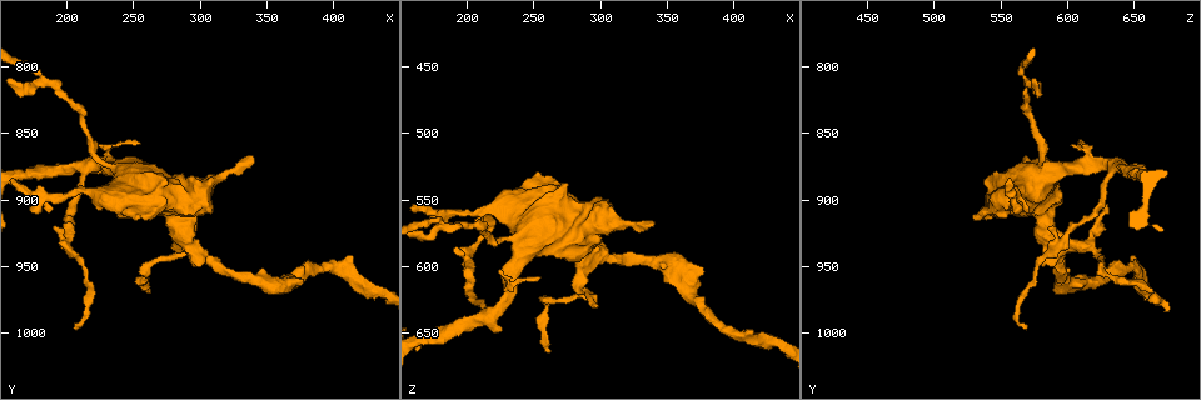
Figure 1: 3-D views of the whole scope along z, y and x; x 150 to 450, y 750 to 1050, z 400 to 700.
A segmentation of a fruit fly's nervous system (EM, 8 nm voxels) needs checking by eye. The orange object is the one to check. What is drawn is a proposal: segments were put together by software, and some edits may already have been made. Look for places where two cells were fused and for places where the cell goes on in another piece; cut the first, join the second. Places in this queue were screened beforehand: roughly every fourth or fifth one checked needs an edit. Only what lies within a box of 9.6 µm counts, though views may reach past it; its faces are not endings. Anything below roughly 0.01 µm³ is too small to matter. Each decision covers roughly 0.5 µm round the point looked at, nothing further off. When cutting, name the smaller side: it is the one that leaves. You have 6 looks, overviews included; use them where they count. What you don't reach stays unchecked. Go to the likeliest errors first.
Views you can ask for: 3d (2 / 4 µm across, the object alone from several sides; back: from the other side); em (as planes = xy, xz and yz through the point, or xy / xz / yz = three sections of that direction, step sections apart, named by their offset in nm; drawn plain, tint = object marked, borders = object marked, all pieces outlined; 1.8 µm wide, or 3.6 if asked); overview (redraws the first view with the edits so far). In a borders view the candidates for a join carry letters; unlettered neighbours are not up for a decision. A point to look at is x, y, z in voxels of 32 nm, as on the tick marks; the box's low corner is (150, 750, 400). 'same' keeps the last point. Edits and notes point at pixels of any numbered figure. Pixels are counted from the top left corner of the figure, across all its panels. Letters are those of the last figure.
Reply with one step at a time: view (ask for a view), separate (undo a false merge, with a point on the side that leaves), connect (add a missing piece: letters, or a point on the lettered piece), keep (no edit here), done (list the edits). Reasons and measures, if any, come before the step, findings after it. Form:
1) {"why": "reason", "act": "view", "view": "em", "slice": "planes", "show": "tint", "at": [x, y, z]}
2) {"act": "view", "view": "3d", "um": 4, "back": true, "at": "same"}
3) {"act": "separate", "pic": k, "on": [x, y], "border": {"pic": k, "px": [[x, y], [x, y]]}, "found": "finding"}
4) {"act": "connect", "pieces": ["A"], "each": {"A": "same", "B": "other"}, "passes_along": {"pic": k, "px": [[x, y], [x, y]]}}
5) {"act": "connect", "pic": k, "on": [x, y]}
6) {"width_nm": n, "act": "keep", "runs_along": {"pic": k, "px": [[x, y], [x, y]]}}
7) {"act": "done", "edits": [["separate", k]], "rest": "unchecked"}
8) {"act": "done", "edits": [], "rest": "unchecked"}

{"why": "an open end", "act": "view", "view": "em", "slice": "planes", "show": "borders", "at": [262, 968, 666]}

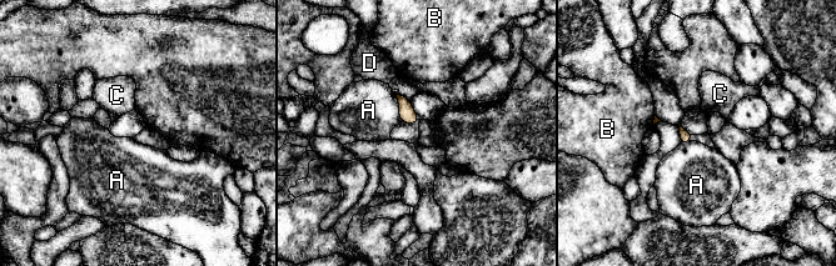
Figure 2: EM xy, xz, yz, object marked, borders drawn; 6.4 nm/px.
{"act": "keep", "each": {"A": "other", "B": "other", "C": "other", "D": "other"}, "found": "none of them fits"}

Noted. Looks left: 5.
{"act": "view", "view": "3d", "um": 4, "back": true, "at": [340, 872, 564]}

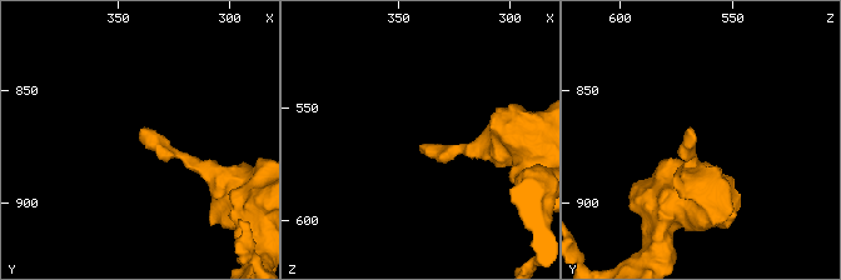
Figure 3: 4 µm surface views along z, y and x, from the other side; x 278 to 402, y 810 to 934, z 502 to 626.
{"act": "view", "view": "em", "slice": "planes", "show": "borders", "at": [340, 870, 566]}

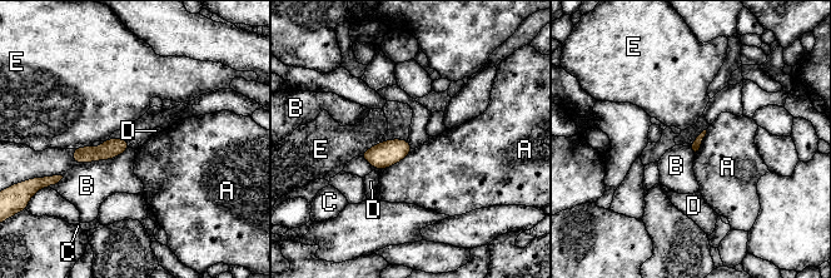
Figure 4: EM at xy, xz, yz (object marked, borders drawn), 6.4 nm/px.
{"act": "keep", "each": {"A": "other", "B": "other", "C": "other", "D": "other", "E": "other"}, "runs_along": {"pic": 4, "px": [[127, 145], [75, 158]]}, "found": "none of them fits"}

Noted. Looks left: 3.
{"why": "sudden change in width", "act": "view", "view": "em", "um": 3.6, "slice": "planes", "show": "tint", "at": [228, 872, 580]}

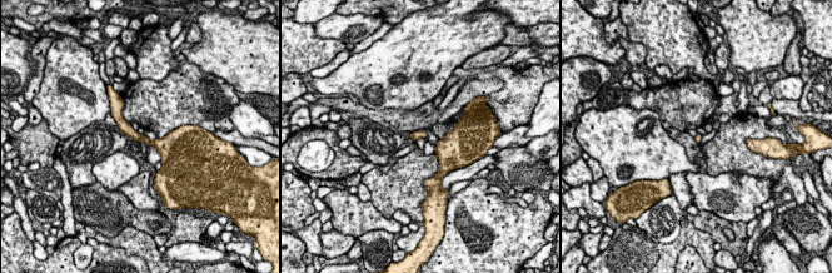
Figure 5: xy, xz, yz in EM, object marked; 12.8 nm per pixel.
{"why": "see the neighbours", "act": "view", "view": "em", "um": 3.6, "slice": "planes", "show": "borders", "at": "same"}

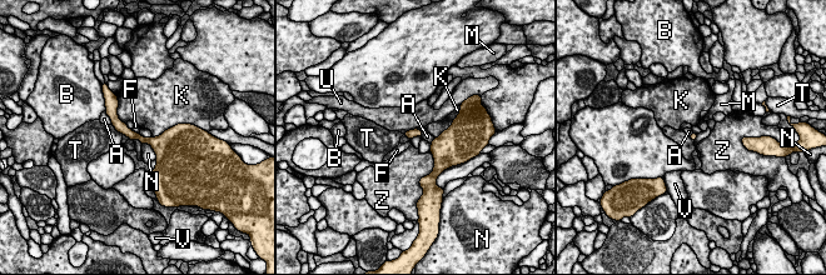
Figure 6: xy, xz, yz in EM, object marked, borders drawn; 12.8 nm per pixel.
{"longest_contact_nm": ["K", 380], "act": "keep", "each": {"A": "other", "B": "other", "F": "other", "K": "other", "M": "other", "N": "other", "T": "other", "U": "other", "V": "other", "Z": "other"}, "border": {"pic": 6, "px": [[130, 129], [138, 133]]}, "found": "one cell here"}

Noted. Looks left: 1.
{"act": "done", "edits": [], "rest": "unchecked"}

